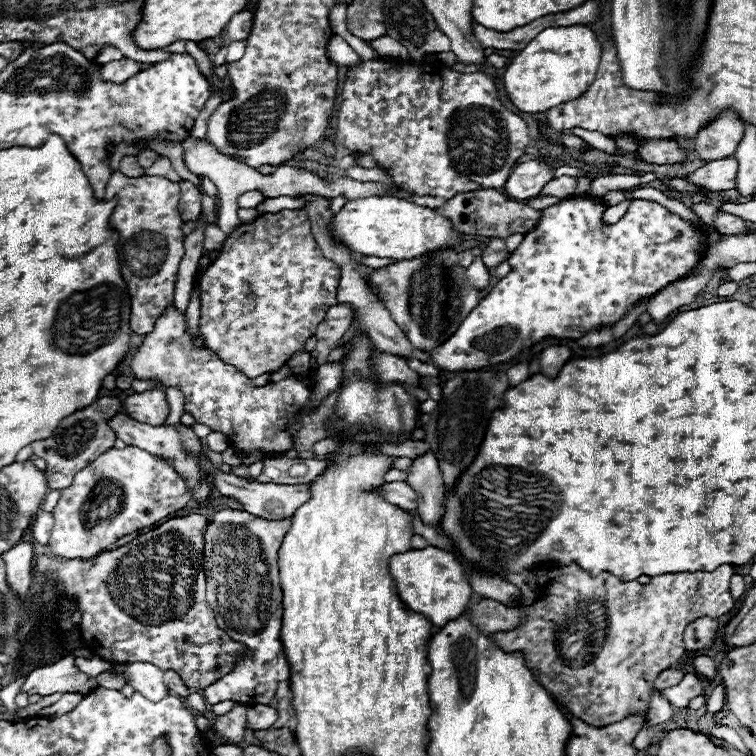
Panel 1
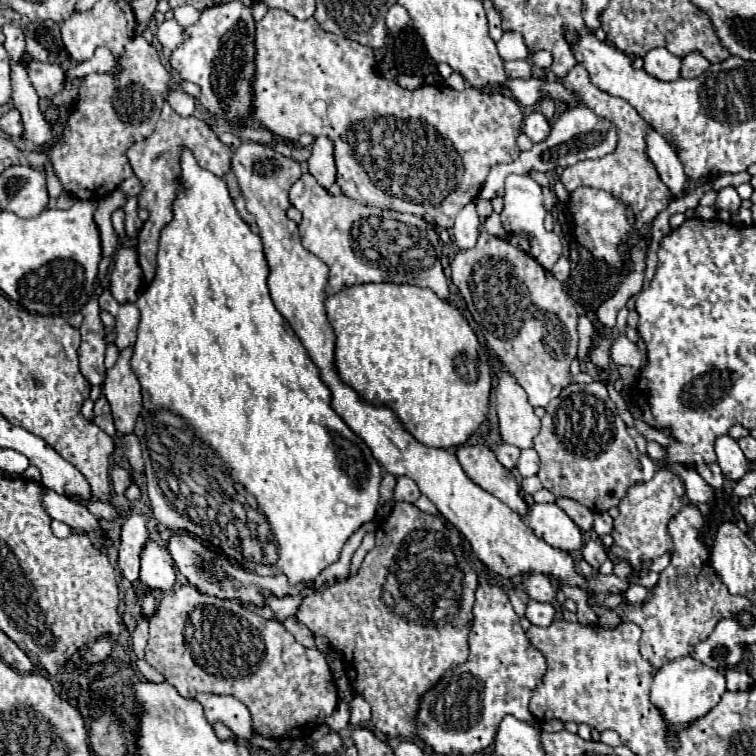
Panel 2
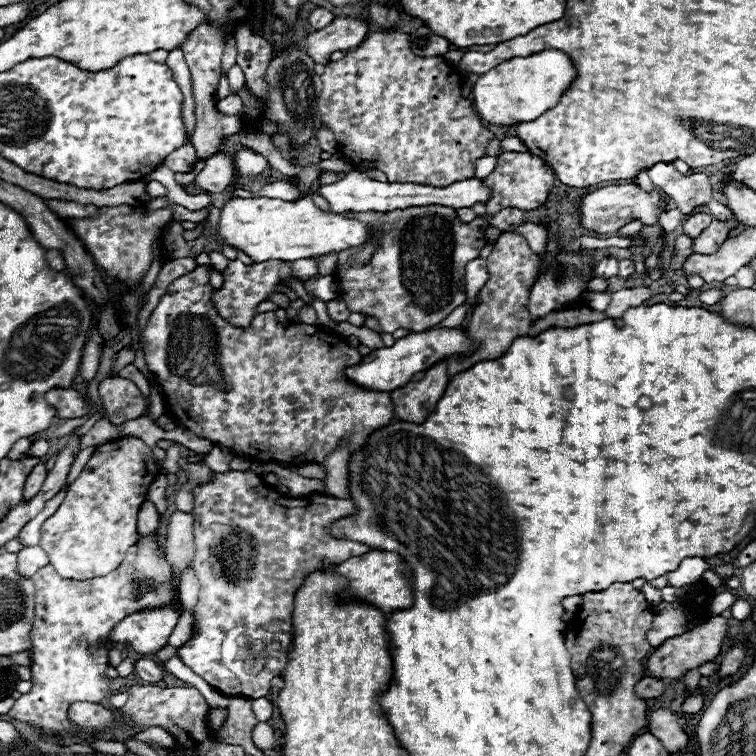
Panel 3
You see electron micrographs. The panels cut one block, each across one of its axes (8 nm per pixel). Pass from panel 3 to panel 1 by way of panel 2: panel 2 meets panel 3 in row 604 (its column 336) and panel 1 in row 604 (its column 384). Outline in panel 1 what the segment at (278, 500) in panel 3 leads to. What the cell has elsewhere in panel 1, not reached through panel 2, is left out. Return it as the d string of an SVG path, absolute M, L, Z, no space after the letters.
M220 510L210 520L204 532L204 574L206 574L206 600L214 612L218 626L236 642L242 642L252 652L250 658L240 662L230 674L216 680L212 686L206 686L202 696L208 704L218 704L222 700L234 700L242 704L270 704L274 702L274 694L280 682L290 678L290 666L284 654L284 646L280 640L282 628L282 590L278 578L278 550L284 536L290 530L290 518L286 520L264 520L252 516L244 510Z

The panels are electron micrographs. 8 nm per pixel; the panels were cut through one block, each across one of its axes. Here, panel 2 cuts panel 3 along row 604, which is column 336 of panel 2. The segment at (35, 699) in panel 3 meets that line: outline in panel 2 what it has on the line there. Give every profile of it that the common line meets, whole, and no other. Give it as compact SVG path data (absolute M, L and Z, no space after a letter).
M278 8L268 10L266 16L260 22L256 22L254 46L256 46L256 56L254 56L254 64L256 64L256 70L254 70L254 122L260 122L262 126L272 130L274 134L282 136L284 140L292 140L292 142L296 142L302 132L308 132L312 136L320 136L320 134L330 136L334 142L334 148L336 148L336 168L338 168L336 182L338 182L344 196L358 200L360 204L396 210L396 212L408 212L408 214L424 218L428 224L450 230L454 226L456 214L468 202L472 202L478 196L480 186L484 184L492 164L494 162L512 162L520 154L520 148L516 146L516 132L522 126L522 110L514 98L508 98L502 92L482 92L482 90L472 88L472 86L466 86L464 92L458 92L458 90L448 88L448 86L430 86L430 84L424 84L416 90L404 90L394 80L386 80L374 72L374 60L376 58L374 58L372 48L322 30L314 18L296 20L286 10L278 10Z

